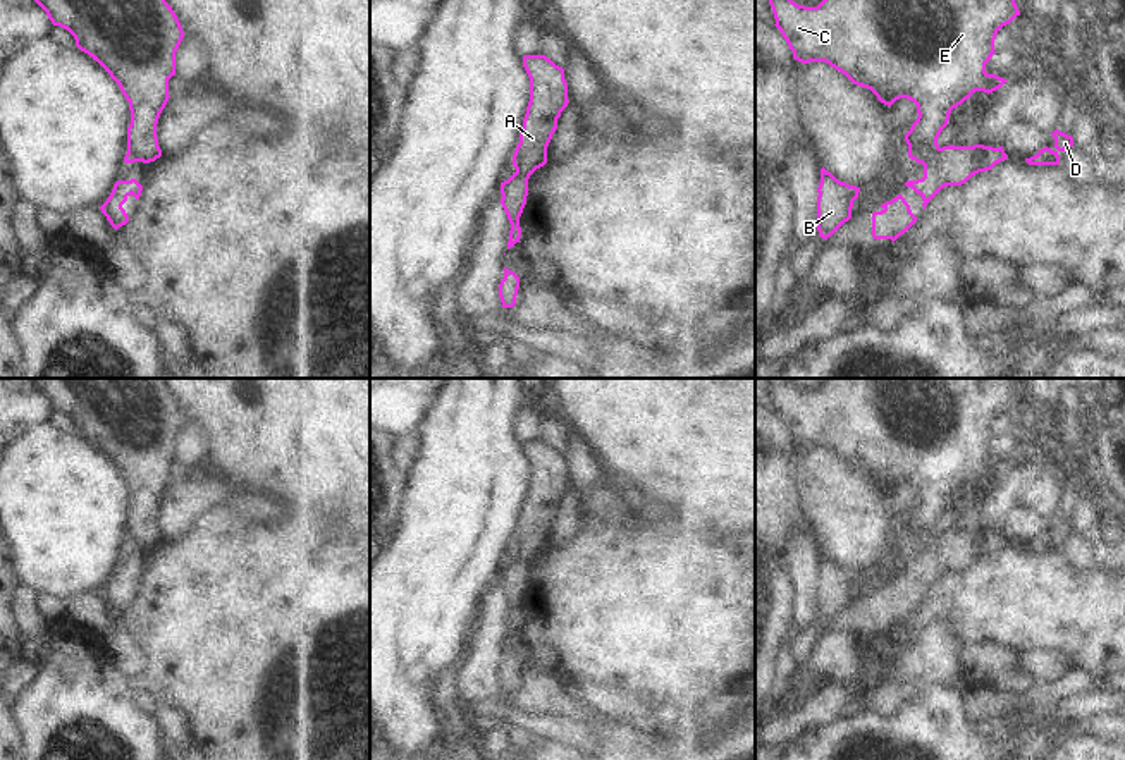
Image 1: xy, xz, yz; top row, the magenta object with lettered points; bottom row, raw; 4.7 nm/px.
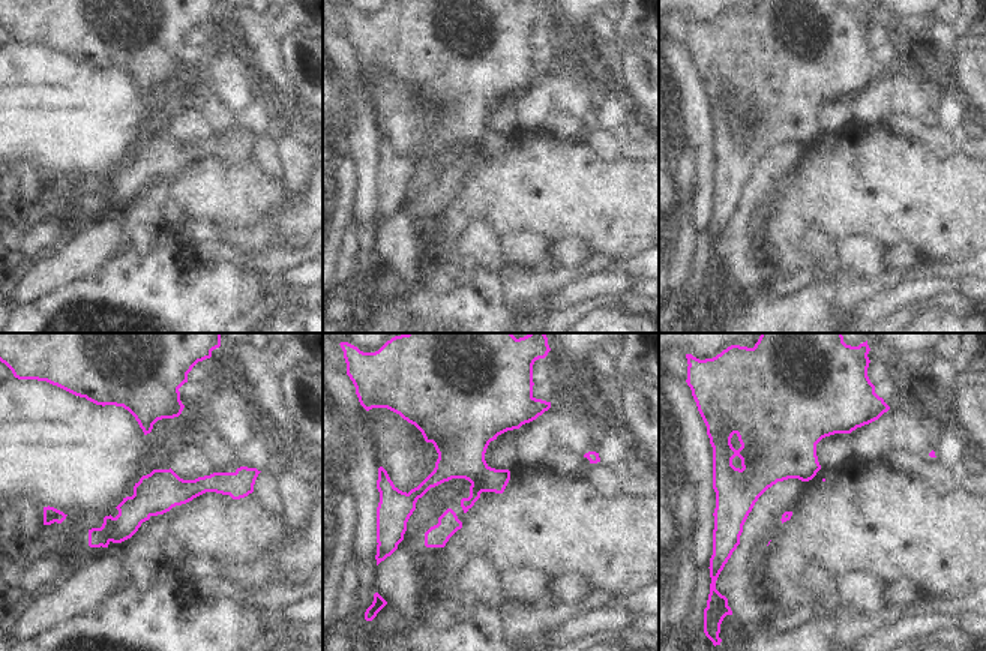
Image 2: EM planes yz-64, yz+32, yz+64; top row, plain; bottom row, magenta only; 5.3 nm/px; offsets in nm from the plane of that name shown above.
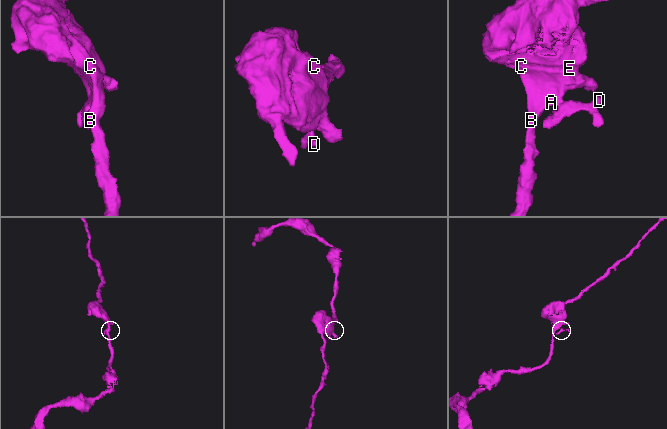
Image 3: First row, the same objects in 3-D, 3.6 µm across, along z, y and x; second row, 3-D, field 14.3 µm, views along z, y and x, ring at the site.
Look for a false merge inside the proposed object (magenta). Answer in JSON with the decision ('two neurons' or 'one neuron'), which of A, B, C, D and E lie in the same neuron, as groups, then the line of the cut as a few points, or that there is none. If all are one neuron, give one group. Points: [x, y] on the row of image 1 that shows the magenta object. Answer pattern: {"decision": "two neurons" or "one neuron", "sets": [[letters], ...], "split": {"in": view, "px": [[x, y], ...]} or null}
{"decision": "two neurons", "sets": [["A", "B", "C", "E"], ["D"]], "split": {"in": "yz", "px": [[940, 148], [933, 153], [915, 153], [910, 157]]}}

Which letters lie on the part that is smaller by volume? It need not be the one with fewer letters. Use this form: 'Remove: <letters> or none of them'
Remove: D

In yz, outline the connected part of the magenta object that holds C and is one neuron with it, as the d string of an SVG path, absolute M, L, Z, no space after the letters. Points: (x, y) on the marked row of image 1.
M793 0L769 3L774 26L795 60L826 62L888 107L900 98L917 105L919 117L905 134L908 158L934 155L951 110L975 91L989 95L1008 81L987 74L986 64L996 53L998 31L1020 15L1015 0L822 0L817 7Z

